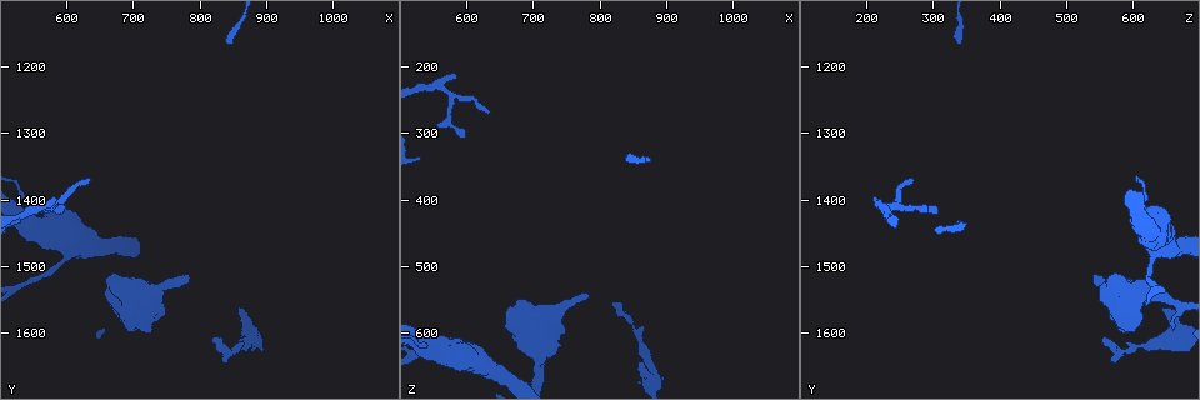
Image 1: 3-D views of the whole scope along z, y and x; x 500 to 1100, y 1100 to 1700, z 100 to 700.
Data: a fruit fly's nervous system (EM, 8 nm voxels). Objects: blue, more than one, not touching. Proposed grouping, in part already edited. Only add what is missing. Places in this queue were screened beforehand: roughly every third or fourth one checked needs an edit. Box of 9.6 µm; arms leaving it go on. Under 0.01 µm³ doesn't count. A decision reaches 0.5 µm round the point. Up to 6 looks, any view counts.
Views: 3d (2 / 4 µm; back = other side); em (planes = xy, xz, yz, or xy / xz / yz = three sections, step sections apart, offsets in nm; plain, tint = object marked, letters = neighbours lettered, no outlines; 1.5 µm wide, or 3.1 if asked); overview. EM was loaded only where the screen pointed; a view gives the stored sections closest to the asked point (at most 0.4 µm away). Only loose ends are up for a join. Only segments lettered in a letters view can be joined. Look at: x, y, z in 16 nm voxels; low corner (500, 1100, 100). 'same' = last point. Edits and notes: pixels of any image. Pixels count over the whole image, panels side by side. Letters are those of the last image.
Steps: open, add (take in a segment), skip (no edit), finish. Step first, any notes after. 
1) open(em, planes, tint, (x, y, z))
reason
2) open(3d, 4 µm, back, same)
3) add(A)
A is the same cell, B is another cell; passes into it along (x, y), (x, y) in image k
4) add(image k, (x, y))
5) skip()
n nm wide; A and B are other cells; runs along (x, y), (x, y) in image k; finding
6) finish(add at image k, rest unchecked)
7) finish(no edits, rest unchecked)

open(em, xz, step 8, tint, (635, 1370, 270))
free end

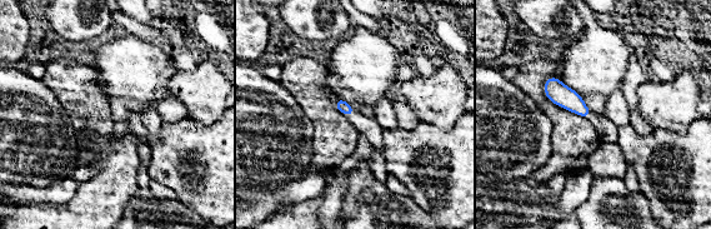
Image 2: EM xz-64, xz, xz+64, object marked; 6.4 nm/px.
open(em, planes, letters, same)

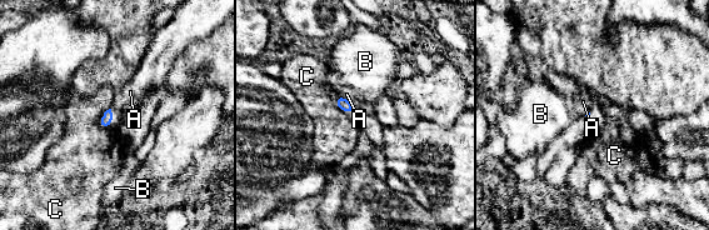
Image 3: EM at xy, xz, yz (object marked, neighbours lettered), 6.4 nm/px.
skip()
C touches over 140 nm; A, B and C are other cells; none of them fits

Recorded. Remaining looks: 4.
open(3d, 2 µm, (815, 1610, 560))
tapers out

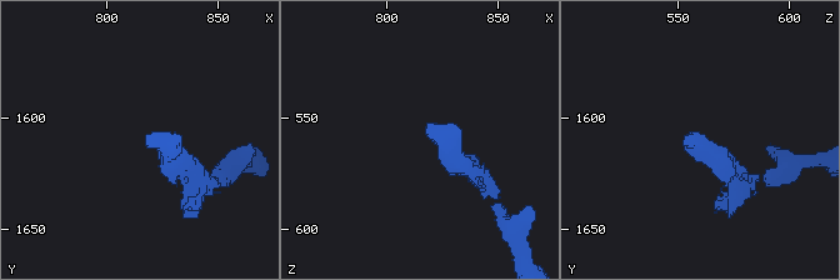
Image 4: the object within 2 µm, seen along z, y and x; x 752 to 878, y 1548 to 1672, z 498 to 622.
open(em, xz, step 8, letters, (816, 1611, 557))
need the tissue

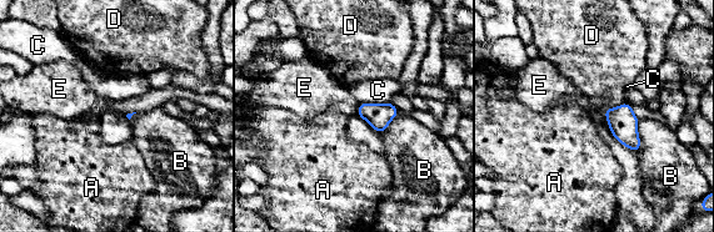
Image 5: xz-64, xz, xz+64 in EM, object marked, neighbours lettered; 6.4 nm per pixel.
skip()
A, B, C, D and E are other cells; border along (360, 104), (355, 114) in image 5; no lettered segment goes on from it

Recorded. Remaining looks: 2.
finish(no edits, rest unchecked)

